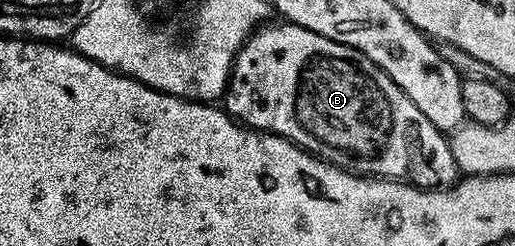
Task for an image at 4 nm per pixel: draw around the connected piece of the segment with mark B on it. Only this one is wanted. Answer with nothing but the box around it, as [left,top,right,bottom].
[224,24,460,188]

